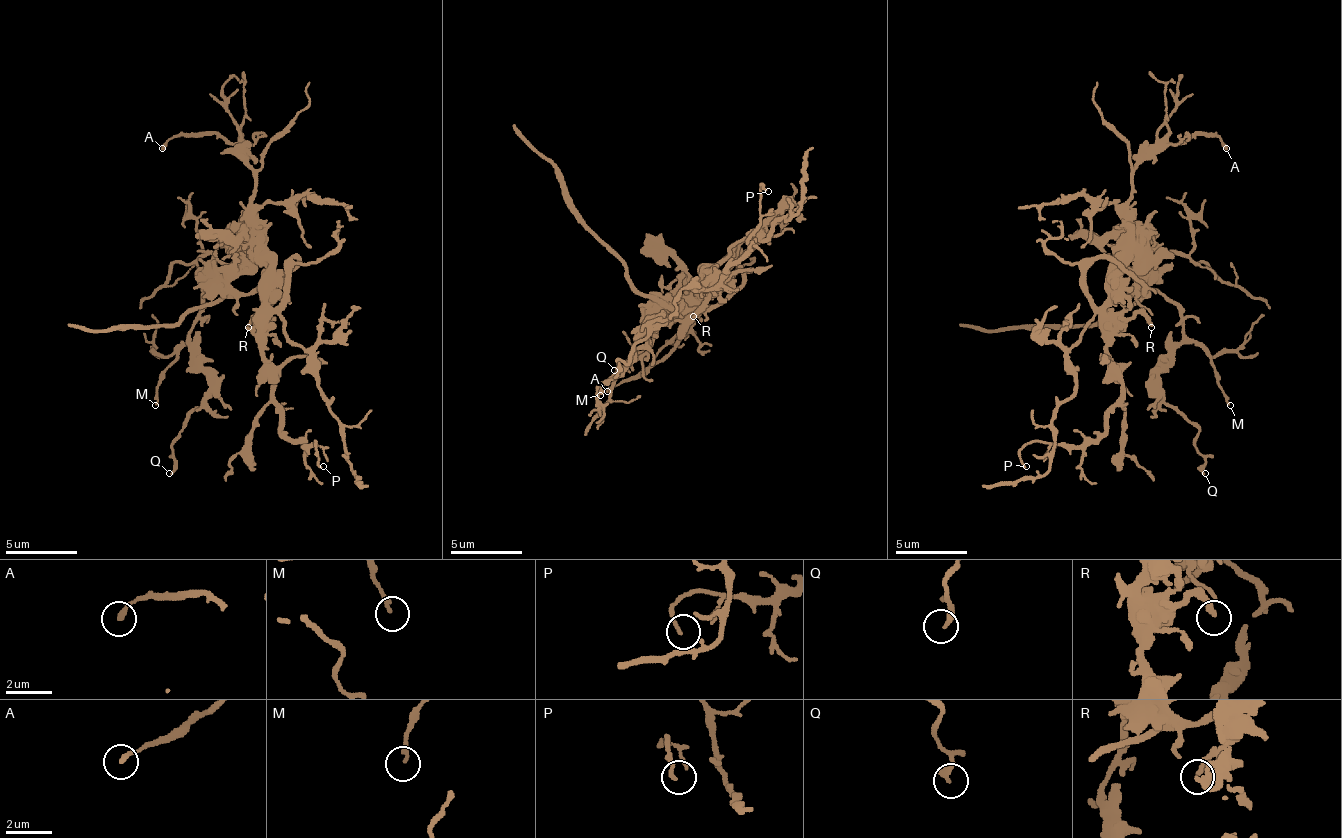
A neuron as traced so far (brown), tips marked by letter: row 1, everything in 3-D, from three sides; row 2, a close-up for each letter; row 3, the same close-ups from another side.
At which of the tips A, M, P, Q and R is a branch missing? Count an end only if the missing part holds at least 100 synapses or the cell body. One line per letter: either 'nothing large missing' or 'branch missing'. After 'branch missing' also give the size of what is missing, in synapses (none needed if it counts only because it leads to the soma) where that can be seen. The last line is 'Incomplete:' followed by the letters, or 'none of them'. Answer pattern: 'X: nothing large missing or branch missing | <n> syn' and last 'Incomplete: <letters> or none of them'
A: nothing large missing
M: nothing large missing
P: nothing large missing
Q: nothing large missing
R: nothing large missing
Incomplete: none of them

